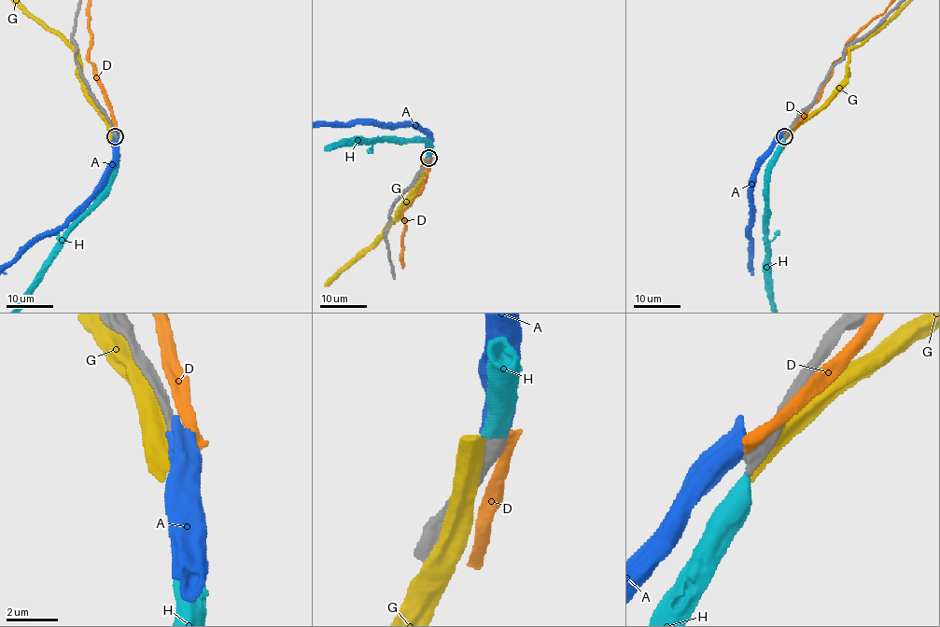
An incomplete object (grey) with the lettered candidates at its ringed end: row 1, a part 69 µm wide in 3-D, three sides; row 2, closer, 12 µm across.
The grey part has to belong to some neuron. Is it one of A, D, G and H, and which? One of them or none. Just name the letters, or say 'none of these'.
none of these

